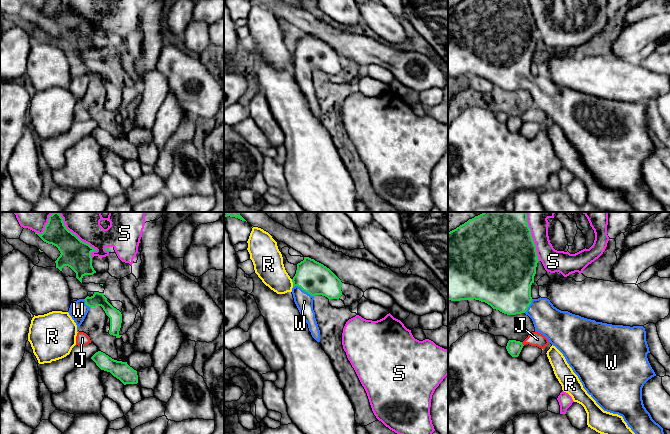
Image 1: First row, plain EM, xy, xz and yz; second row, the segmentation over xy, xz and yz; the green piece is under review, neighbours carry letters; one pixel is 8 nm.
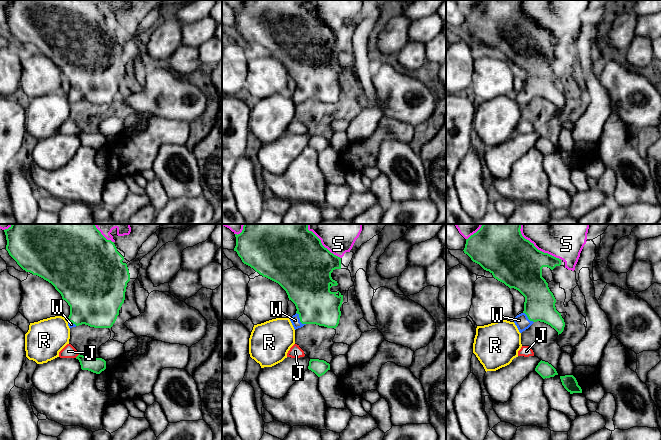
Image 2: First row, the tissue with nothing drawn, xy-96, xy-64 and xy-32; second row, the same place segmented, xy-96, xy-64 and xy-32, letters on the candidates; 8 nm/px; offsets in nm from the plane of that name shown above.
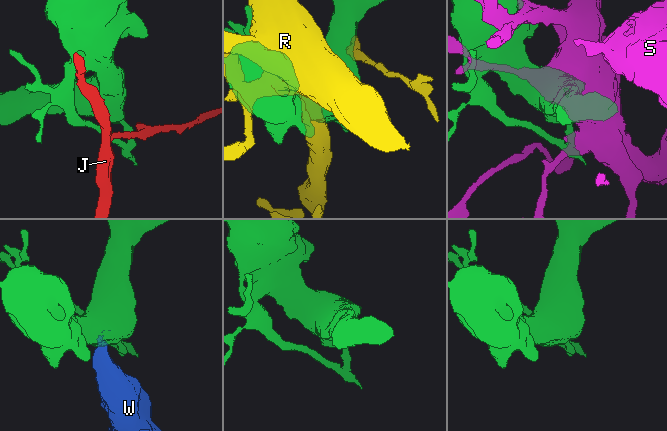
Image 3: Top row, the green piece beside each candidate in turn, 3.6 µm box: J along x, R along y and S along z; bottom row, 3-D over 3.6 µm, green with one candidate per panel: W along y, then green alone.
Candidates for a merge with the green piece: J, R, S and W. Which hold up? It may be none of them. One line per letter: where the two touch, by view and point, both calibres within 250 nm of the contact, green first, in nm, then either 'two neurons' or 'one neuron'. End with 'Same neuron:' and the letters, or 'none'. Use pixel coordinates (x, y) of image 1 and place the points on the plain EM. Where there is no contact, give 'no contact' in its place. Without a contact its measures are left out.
J: yz (522, 120) | 120/110 nm | two neurons
R: xz (293, 59) | 260/240 nm | two neurons
S: xy (82, 17) | 240/180 nm | two neurons
W: xz (303, 66) | 260/140 nm | one neuron
Same neuron: W

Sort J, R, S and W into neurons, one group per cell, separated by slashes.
J / R / S / W

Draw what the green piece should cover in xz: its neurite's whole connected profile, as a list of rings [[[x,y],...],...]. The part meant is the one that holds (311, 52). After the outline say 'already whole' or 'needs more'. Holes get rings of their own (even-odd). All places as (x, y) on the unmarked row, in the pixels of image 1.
[[[304,33],[297,40],[292,58],[294,78],[308,100],[312,113],[320,118],[320,106],[313,86],[314,72],[322,71],[329,76],[339,75],[343,59],[329,44],[309,33]]]; needs more

